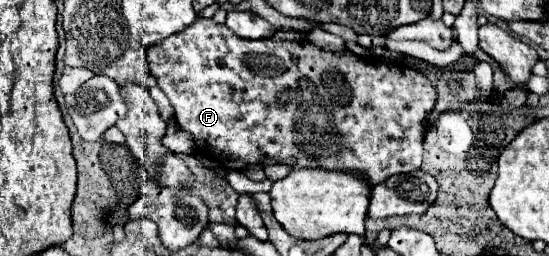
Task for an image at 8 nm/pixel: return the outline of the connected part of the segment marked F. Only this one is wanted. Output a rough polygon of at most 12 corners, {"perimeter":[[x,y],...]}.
{"perimeter":[[198,16],[148,48],[222,168],[422,164],[430,80]]}

